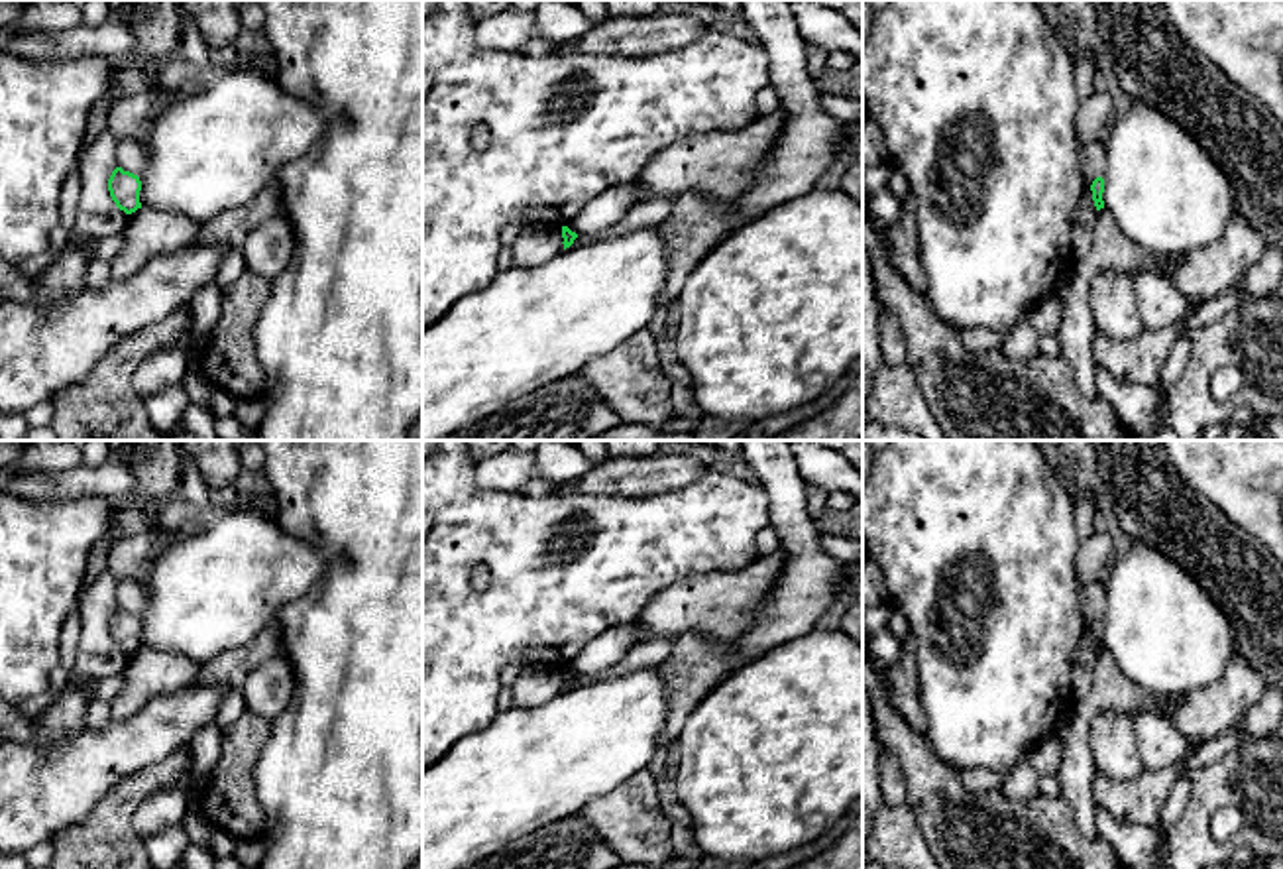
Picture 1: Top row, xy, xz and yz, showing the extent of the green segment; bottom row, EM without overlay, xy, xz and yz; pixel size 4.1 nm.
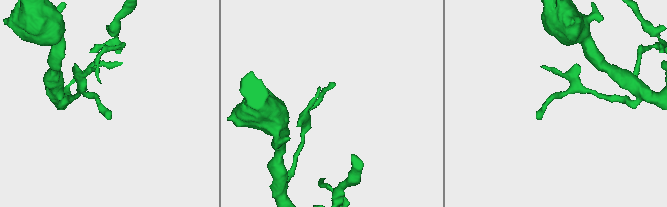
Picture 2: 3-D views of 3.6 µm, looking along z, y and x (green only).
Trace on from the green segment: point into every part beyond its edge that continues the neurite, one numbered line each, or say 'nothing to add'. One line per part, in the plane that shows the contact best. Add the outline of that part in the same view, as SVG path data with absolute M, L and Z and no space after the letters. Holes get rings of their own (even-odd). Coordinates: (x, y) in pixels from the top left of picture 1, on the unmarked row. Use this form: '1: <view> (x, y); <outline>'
nothing to add

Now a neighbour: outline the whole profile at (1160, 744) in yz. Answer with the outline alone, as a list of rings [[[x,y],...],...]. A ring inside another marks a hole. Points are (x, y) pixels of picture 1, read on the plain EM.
[[[1144,710],[1132,720],[1144,769],[1161,771],[1185,757],[1189,741],[1177,729],[1175,718]]]

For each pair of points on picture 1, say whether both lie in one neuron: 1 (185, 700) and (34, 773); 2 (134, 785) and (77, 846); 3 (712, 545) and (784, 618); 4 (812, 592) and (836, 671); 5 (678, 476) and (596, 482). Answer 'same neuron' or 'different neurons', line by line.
1: same neuron
2: same neuron
3: different neurons
4: different neurons
5: same neuron

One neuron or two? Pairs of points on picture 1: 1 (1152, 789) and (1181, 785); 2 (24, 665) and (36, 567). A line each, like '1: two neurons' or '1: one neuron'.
1: two neurons
2: one neuron

